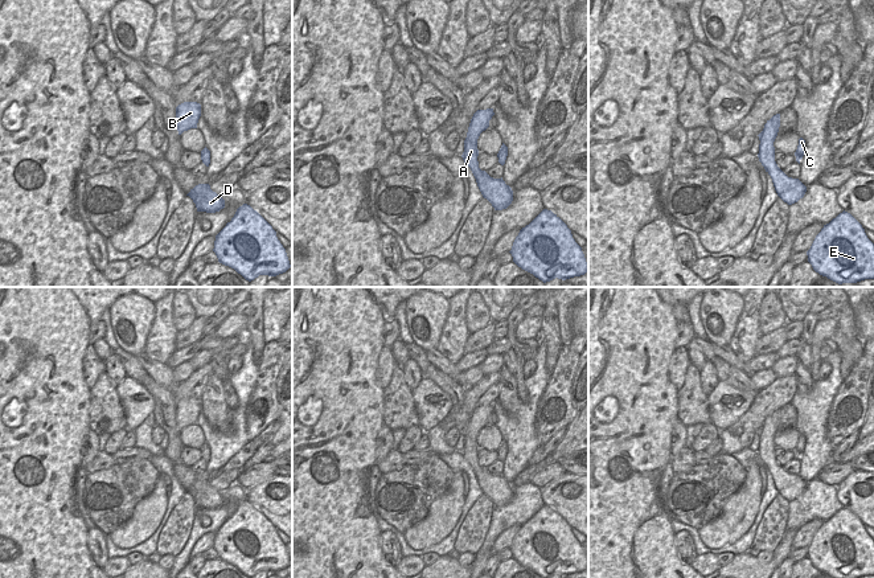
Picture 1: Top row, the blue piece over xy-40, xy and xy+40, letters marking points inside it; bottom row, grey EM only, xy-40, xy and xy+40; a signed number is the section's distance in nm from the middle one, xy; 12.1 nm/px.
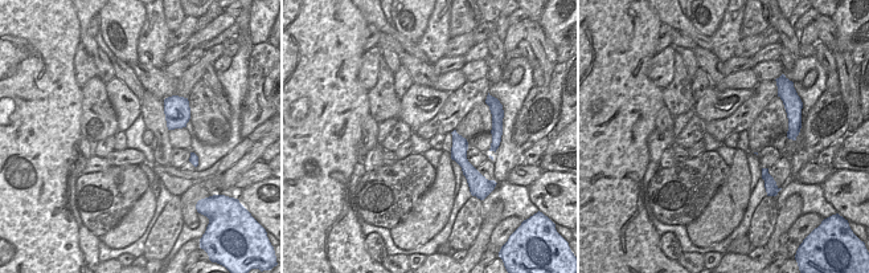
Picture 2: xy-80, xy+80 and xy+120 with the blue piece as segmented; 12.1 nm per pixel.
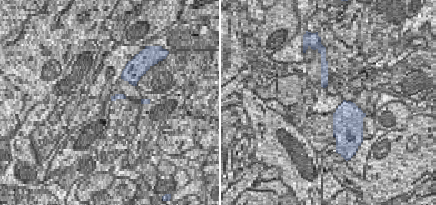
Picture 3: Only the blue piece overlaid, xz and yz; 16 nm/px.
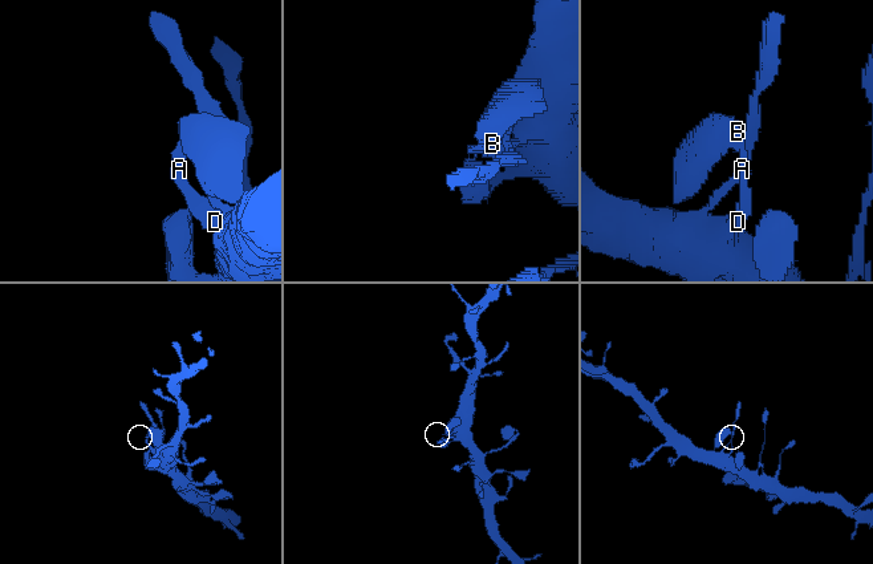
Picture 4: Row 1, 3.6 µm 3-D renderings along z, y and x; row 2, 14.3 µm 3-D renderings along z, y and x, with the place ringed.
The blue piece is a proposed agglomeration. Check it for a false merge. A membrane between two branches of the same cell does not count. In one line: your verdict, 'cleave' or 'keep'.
keep

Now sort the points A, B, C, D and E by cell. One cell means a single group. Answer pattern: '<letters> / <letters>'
A B C D E

